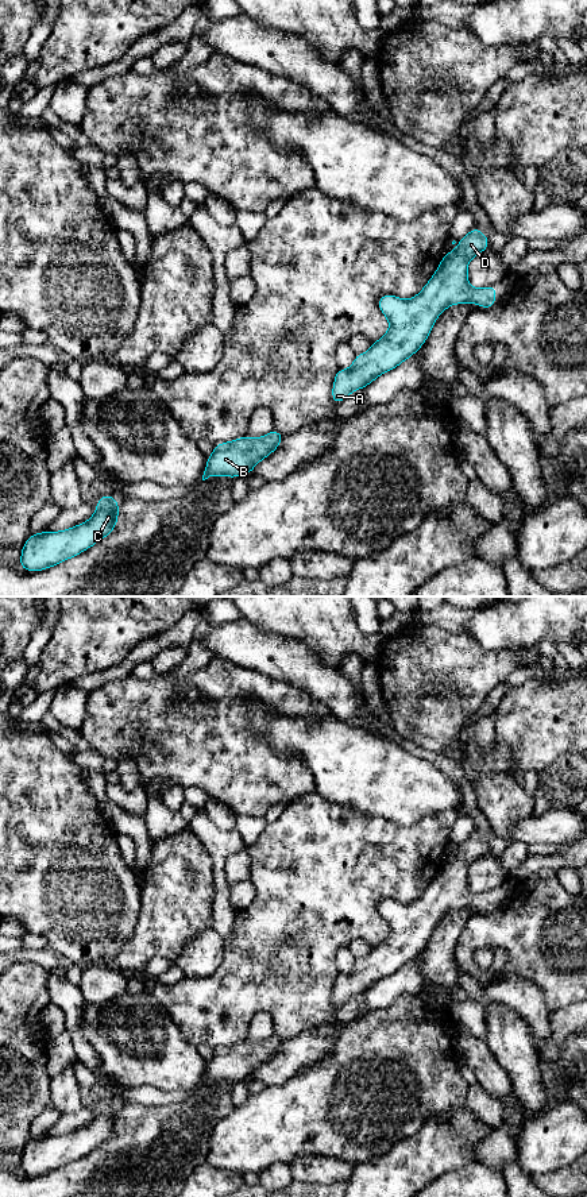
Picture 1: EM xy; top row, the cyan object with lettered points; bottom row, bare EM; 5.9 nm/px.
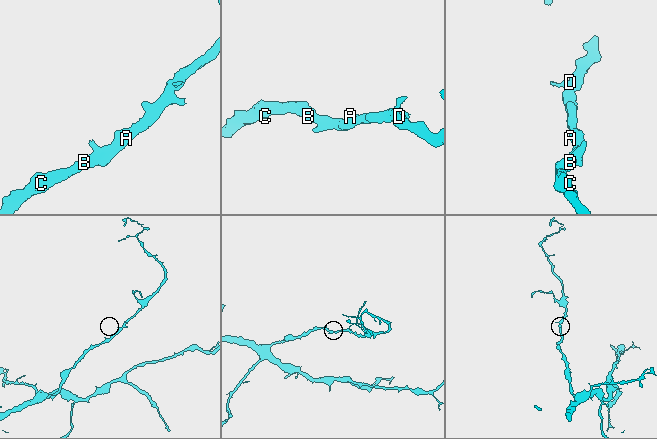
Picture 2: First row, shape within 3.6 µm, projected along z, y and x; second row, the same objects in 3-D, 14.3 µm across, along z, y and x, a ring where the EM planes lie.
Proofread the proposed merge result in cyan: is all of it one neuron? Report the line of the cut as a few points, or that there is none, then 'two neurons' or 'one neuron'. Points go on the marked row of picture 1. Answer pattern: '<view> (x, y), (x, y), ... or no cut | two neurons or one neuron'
no cut | one neuron

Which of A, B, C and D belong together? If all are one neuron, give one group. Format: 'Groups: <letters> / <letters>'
Groups: A B C D

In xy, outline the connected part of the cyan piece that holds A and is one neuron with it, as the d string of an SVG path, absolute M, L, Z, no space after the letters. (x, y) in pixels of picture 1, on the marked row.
M474 227L459 242L456 251L449 250L441 258L436 273L417 296L402 300L385 294L378 300L390 328L367 352L358 354L350 368L337 370L332 387L333 403L339 405L352 391L367 387L414 355L448 306L471 302L484 309L495 306L497 285L474 289L467 279L468 260L488 247L488 238Z

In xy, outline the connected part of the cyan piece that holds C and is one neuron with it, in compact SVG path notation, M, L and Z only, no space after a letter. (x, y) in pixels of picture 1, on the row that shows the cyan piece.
M105 494L96 503L97 509L86 522L59 532L31 534L22 548L22 568L34 572L58 565L111 534L119 520L120 501Z

